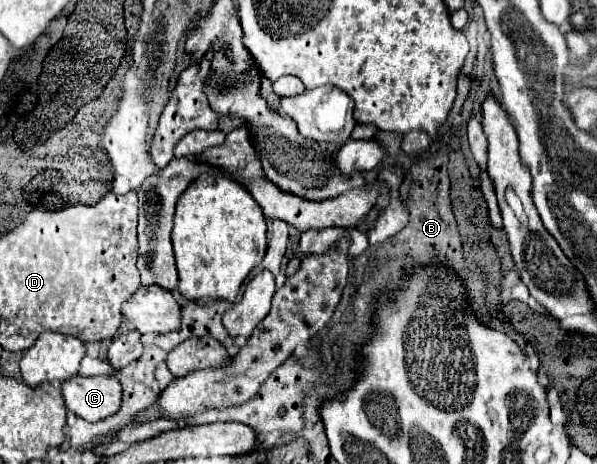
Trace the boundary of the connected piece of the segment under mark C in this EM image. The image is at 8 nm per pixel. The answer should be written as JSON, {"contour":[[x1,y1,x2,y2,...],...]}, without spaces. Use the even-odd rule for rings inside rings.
{"contour":[[73,376,65,380,63,398,67,410,87,422,99,422,119,412,123,388,115,376]]}

